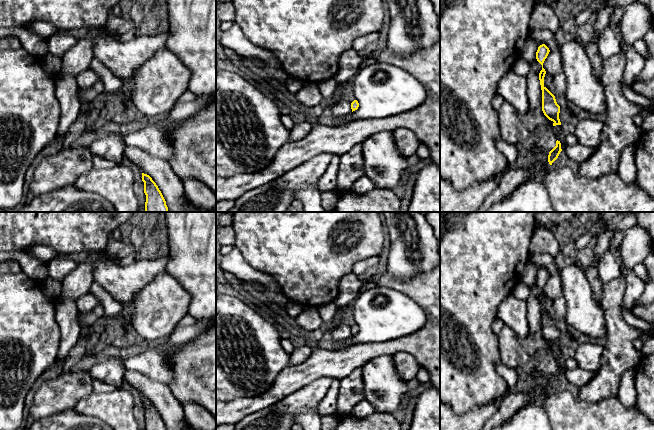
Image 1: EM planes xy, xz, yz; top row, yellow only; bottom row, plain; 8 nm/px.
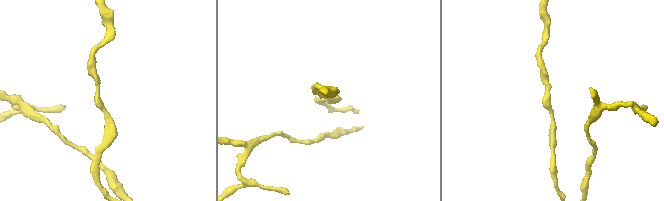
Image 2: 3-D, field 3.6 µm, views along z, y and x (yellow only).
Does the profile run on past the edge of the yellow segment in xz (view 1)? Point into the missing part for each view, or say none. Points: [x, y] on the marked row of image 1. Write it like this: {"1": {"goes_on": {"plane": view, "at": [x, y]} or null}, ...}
{"1": {"goes_on": null}}

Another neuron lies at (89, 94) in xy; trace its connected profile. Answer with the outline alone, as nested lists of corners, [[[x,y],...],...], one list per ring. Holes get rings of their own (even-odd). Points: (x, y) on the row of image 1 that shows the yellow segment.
[[[101,80],[97,81],[92,87],[87,89],[79,88],[78,99],[80,101],[86,100],[88,102],[93,101],[96,97],[102,94],[104,91],[104,84]]]

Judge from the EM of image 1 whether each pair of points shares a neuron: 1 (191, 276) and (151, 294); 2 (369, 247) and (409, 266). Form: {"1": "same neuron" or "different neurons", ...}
{"1": "different neurons", "2": "different neurons"}

